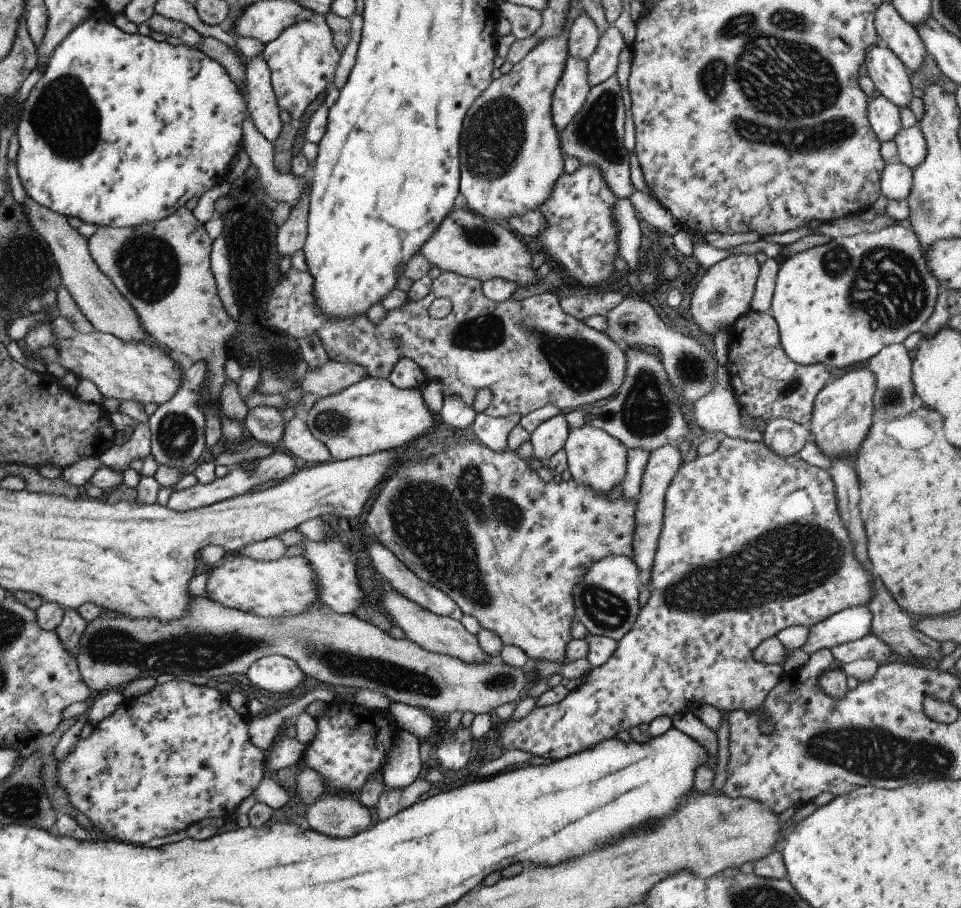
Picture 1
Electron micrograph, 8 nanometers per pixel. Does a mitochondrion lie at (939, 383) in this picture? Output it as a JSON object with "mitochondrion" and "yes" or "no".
{"mitochondrion":"no"}

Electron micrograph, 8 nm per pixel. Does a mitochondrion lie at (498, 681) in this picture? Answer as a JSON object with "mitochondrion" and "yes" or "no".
{"mitochondrion":"no"}

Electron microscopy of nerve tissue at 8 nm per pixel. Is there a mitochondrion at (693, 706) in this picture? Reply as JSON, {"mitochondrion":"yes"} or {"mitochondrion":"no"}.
{"mitochondrion":"no"}

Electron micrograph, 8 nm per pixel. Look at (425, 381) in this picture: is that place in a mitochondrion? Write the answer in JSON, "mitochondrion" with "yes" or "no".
{"mitochondrion":"no"}

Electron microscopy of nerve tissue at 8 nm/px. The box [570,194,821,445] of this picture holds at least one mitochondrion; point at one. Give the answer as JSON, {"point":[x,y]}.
{"point":[645,412]}

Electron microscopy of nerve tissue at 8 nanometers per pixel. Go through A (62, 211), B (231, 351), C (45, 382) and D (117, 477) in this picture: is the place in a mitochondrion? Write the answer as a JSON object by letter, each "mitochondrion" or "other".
{"A":"other","B":"other","C":"other","D":"other"}

